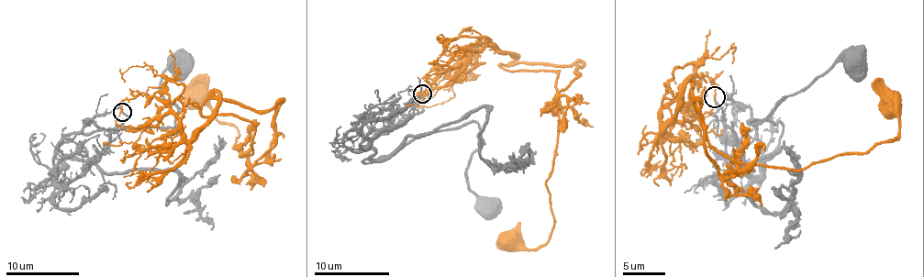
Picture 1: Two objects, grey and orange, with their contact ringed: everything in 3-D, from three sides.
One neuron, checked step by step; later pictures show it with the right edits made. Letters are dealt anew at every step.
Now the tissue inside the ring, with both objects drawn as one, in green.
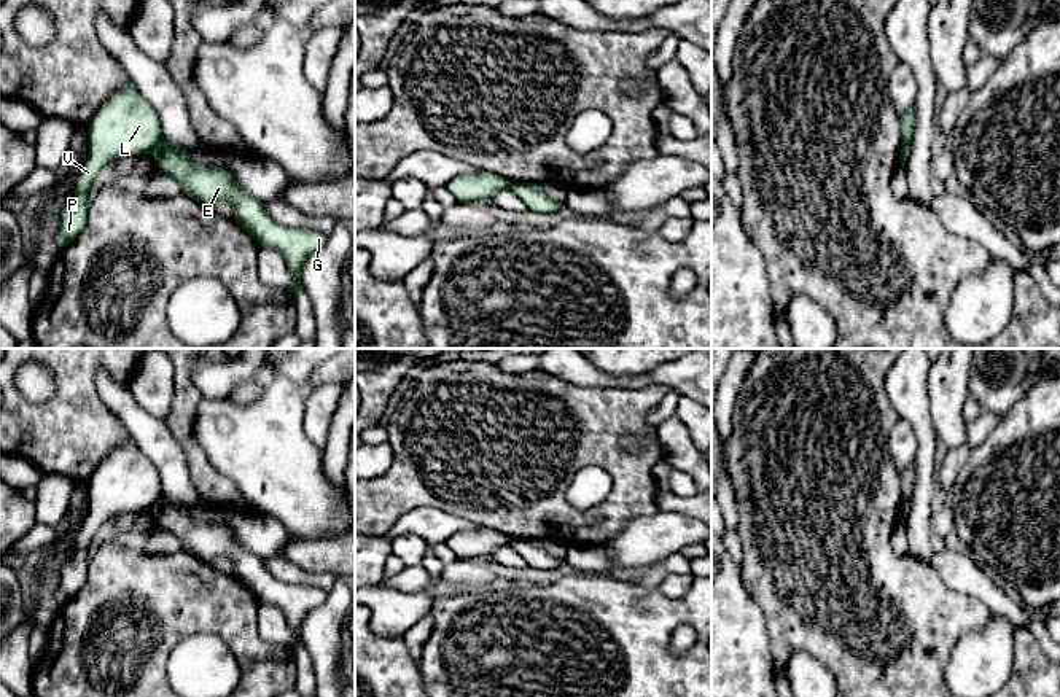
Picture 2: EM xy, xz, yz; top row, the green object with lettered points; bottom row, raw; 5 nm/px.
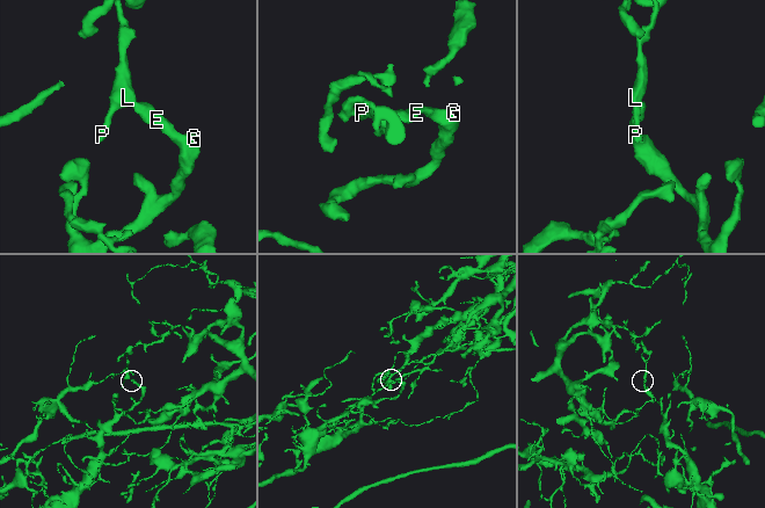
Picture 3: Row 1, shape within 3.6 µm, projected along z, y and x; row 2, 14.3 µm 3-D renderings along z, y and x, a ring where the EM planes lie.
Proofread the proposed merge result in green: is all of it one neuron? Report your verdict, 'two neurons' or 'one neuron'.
two neurons

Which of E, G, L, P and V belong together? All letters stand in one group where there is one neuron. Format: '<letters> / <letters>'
E G / L P V

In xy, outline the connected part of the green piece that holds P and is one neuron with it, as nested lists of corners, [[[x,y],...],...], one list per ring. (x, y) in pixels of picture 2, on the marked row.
[[[131,78],[107,99],[86,129],[89,156],[76,181],[75,201],[62,208],[59,250],[68,247],[86,226],[91,202],[88,193],[97,173],[118,156],[153,153],[162,138],[156,110],[142,97]]]

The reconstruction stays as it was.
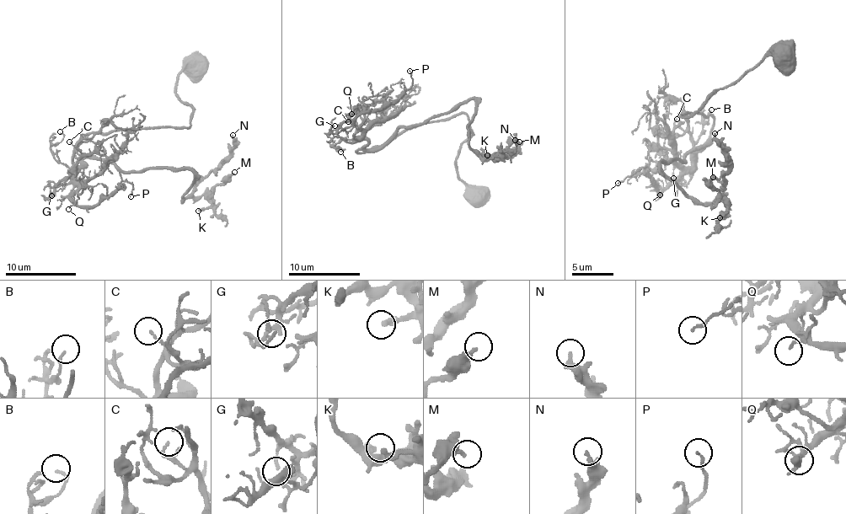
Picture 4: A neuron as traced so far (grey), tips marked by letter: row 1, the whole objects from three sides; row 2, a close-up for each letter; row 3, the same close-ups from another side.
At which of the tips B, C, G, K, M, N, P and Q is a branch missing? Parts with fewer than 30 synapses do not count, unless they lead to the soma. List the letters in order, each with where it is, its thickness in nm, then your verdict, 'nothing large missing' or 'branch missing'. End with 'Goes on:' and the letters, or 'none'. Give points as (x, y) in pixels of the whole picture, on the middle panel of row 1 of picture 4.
B: place (340, 152); calibre 130 nm; nothing large missing
C: place (348, 121); calibre 100 nm; nothing large missing
G: place (334, 125); calibre 140 nm; nothing large missing
K: place (487, 155); calibre 280 nm; nothing large missing
M: place (519, 141); calibre 160 nm; nothing large missing
N: place (515, 140); calibre 320 nm; nothing large missing
P: place (409, 71); calibre 110 nm; nothing large missing
Q: place (351, 114); calibre 100 nm; nothing large missing
Goes on: none

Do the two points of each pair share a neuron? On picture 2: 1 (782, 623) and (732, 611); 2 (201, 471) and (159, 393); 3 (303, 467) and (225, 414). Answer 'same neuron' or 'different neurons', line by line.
1: different neurons
2: different neurons
3: same neuron

